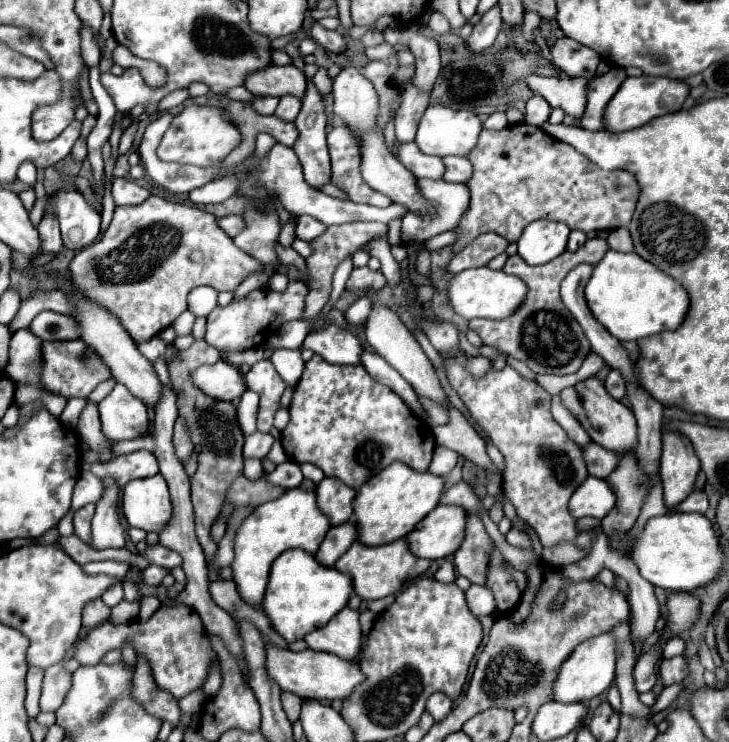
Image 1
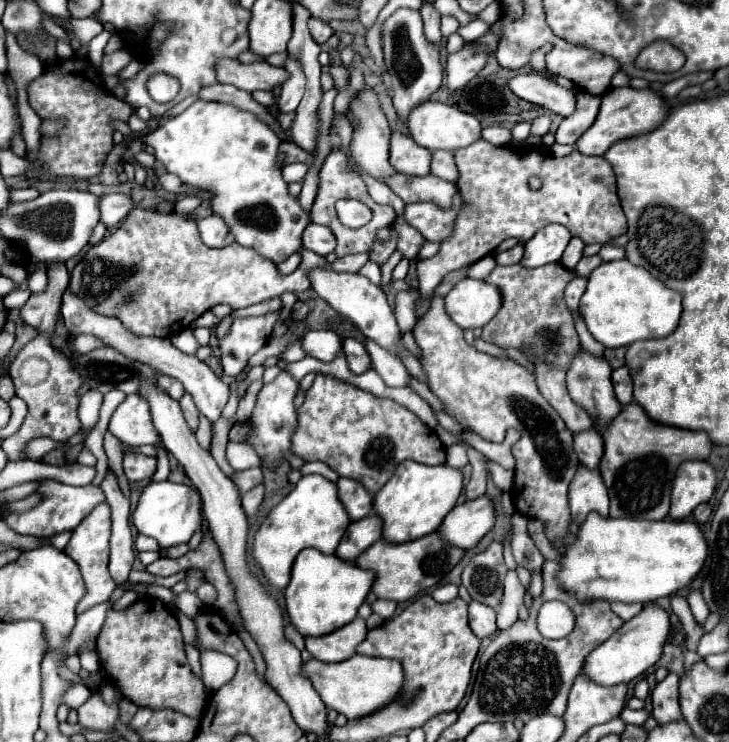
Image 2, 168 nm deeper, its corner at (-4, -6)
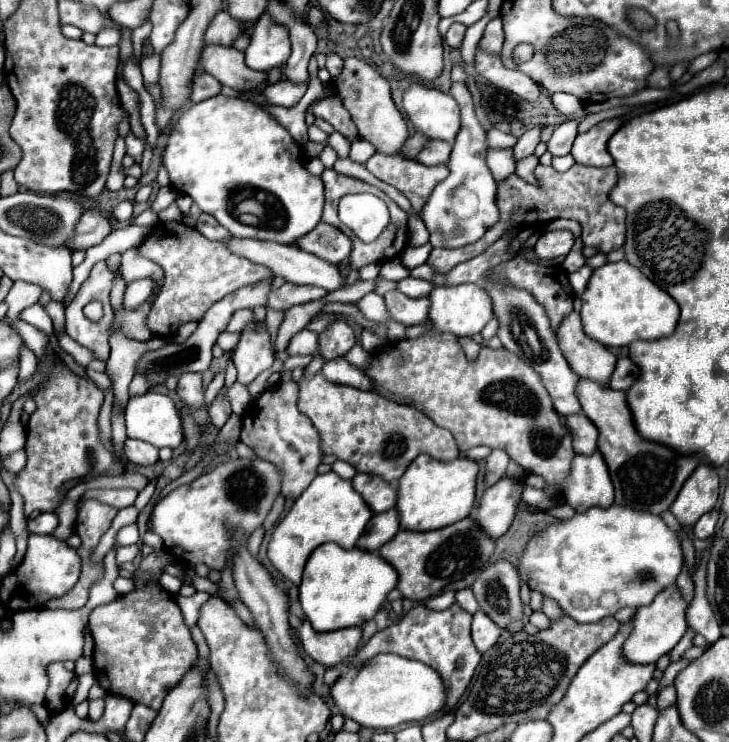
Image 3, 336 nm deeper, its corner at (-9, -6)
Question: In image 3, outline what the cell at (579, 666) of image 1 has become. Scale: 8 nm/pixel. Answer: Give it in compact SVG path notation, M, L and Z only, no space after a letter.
M672 585L664 589L662 593L658 593L658 597L650 605L638 609L638 615L634 617L634 623L632 623L632 631L626 643L622 645L622 655L632 665L656 663L662 655L672 651L672 647L682 639L686 629L688 629L686 627L686 601L682 599L676 585Z

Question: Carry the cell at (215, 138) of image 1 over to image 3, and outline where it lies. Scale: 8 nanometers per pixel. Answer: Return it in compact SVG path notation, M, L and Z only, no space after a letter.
M216 95L188 107L174 121L164 149L164 165L170 173L172 187L188 193L204 213L216 217L234 237L296 245L298 237L304 237L320 223L324 205L322 179L312 177L306 171L300 155L302 149L294 143L290 133L266 111L256 105L246 105L242 99Z

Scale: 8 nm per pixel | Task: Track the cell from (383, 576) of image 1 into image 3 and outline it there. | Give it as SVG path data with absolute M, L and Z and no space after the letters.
M462 519L454 525L426 531L426 533L410 533L398 531L394 539L378 549L378 553L394 565L398 571L396 589L410 601L424 601L436 595L442 587L452 581L462 579L466 573L482 569L494 553L494 539L486 537L472 519Z

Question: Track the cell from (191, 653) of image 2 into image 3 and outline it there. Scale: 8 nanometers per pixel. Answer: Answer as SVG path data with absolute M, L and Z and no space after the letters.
M196 591L194 595L190 597L182 597L178 595L176 597L176 603L178 607L182 609L182 615L184 615L184 623L188 625L188 629L192 629L198 621L198 609L202 607L202 603L206 601L206 597L210 597L208 593L202 593L202 591Z

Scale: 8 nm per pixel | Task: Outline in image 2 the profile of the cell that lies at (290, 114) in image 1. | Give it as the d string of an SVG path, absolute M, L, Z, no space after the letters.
M287 57L285 59L285 65L283 69L289 73L289 77L285 79L285 83L281 85L281 95L279 95L279 109L283 113L289 113L289 111L295 111L301 97L303 97L303 91L305 91L305 75L301 71L301 63L293 57Z

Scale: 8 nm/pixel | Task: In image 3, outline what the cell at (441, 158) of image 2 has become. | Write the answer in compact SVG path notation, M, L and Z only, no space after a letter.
M430 141L418 155L418 161L424 165L446 165L452 153L452 145L446 141Z

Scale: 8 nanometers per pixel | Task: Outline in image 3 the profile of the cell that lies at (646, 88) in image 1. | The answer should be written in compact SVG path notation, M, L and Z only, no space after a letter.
M608 119L594 125L590 131L576 137L572 147L572 157L576 163L594 165L594 167L608 167L612 165L612 157L608 153L610 137L622 127L622 119Z

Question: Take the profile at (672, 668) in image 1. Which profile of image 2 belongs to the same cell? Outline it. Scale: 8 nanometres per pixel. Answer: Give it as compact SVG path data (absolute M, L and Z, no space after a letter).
M669 671L669 675L661 683L657 683L657 687L651 693L651 701L651 715L659 725L683 719L679 709L679 675L675 671Z

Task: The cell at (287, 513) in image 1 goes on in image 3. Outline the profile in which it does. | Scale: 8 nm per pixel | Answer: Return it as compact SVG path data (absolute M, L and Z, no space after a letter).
M332 471L318 475L310 483L310 487L294 501L286 517L274 527L268 543L268 559L288 581L300 585L304 563L318 545L332 541L342 545L344 549L352 549L358 537L364 533L370 517L372 511L368 509L364 499L358 497L350 481L340 479Z

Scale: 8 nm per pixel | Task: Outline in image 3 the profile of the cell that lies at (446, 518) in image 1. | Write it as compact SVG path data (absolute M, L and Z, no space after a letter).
M500 479L494 487L486 489L480 505L470 513L474 521L478 521L478 527L488 537L502 537L516 513L516 505L520 503L522 495L522 483L516 479Z

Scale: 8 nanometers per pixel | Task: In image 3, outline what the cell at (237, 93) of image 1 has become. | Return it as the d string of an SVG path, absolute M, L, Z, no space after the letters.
M278 81L274 85L266 85L264 87L264 93L266 93L266 99L272 103L272 105L282 105L282 107L292 107L294 103L300 101L300 97L306 93L306 87L302 85L294 85L292 81Z

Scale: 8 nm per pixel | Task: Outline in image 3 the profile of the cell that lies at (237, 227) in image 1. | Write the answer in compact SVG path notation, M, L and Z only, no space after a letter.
M202 213L202 215L198 217L196 229L198 229L206 239L210 239L210 241L222 241L222 237L230 237L228 229L222 227L212 215L206 215L206 213Z

